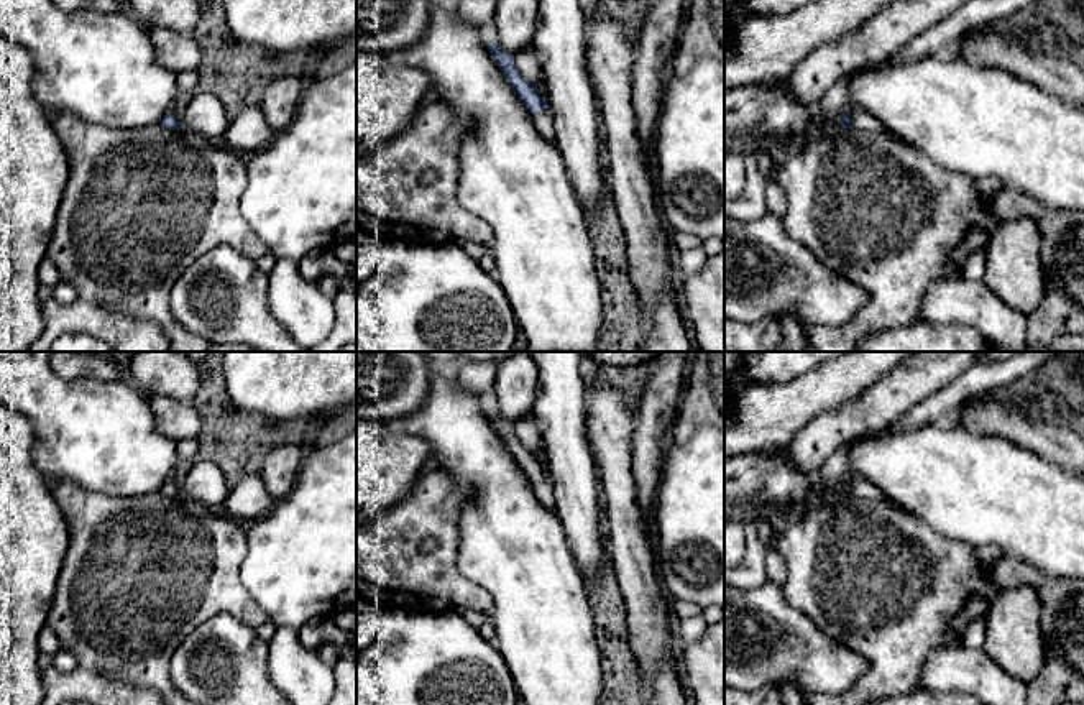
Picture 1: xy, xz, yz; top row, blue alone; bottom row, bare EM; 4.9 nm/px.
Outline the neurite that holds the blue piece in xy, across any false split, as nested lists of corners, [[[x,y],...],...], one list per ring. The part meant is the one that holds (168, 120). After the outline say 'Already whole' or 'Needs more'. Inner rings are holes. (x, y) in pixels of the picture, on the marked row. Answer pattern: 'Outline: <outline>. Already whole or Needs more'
Outline: [[[176,104],[168,115],[164,115],[159,120],[159,125],[176,130],[176,128],[182,128],[182,113],[184,113],[184,105]]]. Needs more

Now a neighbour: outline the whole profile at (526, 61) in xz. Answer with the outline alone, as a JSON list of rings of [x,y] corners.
[[[529,46],[514,54],[514,64],[527,82],[531,82],[537,90],[542,89],[544,74],[540,71],[540,64],[537,61],[537,53],[534,46]]]

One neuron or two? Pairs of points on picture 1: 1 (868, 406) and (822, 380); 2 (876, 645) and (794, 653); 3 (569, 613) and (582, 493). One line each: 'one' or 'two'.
1: two
2: two
3: two

